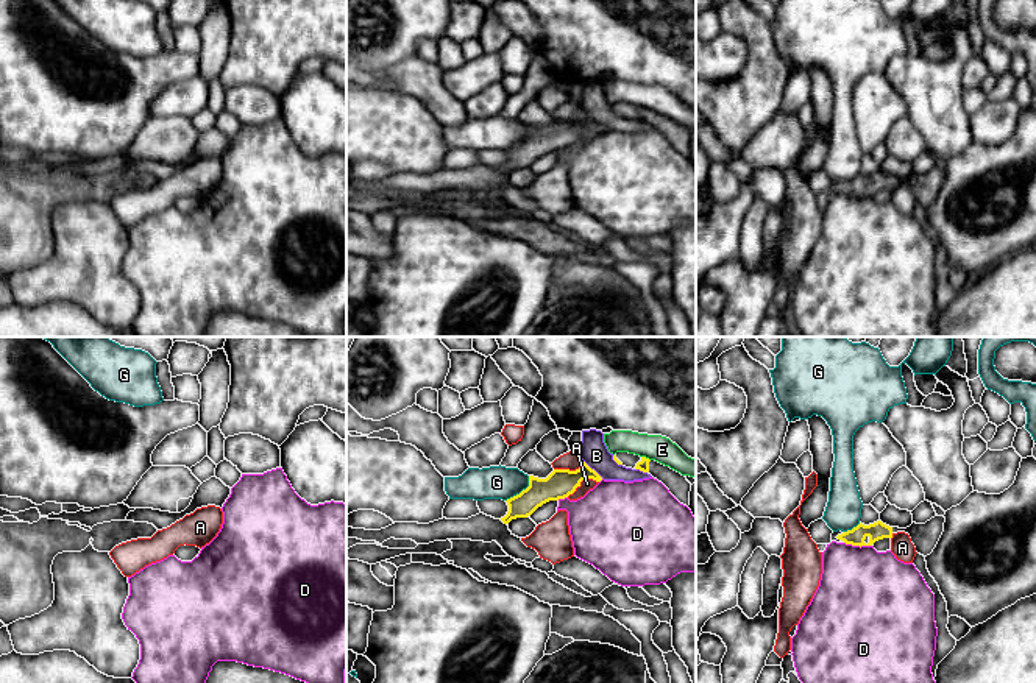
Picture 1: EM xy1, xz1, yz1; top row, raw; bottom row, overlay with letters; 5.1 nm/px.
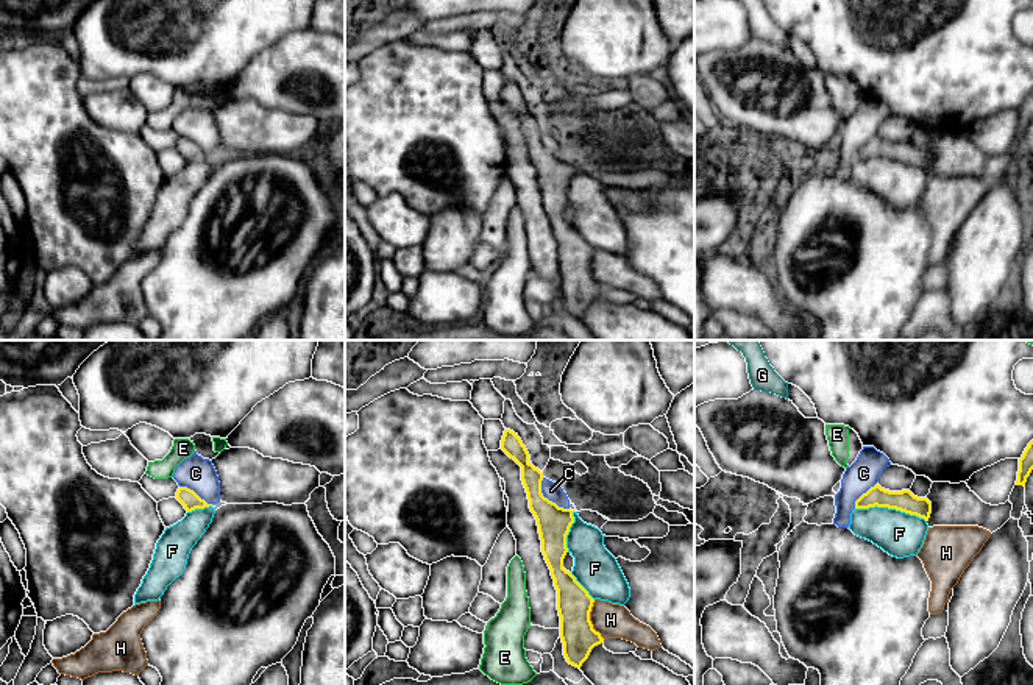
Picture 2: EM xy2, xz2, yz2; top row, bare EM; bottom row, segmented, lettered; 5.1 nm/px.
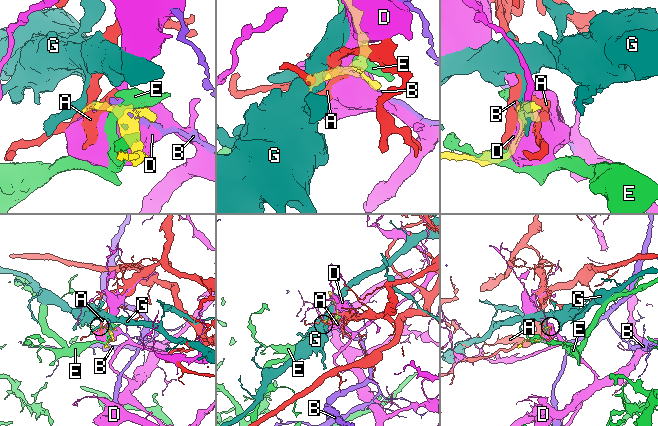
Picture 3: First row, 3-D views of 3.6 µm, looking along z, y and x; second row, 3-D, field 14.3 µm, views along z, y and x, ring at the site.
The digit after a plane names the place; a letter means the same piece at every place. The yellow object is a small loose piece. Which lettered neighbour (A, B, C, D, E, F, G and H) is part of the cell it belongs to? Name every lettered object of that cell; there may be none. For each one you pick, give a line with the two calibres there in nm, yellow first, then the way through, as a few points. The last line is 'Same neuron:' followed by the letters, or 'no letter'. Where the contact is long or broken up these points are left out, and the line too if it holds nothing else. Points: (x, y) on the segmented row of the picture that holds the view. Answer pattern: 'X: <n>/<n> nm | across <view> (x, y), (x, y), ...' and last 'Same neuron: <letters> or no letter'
Same neuron: no letter

